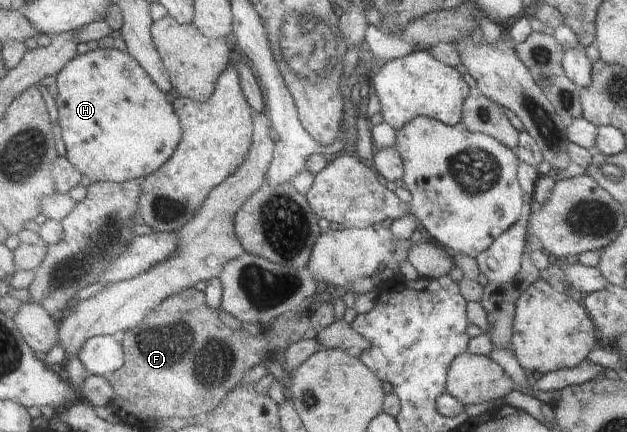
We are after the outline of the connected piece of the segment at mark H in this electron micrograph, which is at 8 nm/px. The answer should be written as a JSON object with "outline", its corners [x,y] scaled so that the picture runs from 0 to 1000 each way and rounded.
{"outline":[[[158,111],[126,125],[89,176],[89,188],[93,220],[88,231],[105,366],[147,421],[198,426],[239,407],[260,389],[287,338],[292,294],[274,243],[274,227],[263,220],[204,118]]]}

